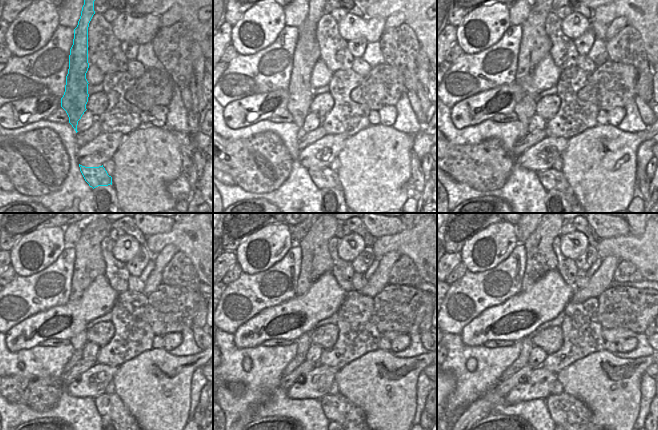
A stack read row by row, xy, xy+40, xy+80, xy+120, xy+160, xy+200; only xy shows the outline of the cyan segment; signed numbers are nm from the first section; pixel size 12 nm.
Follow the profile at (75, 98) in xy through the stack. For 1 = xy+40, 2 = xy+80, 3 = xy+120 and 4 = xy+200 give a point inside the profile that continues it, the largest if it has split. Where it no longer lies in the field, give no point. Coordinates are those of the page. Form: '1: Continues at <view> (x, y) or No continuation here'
1: Continues at xy+40 (307, 51)
2: Continues at xy+80 (535, 43)
3: Continues at xy+120 (89, 263)
4: Continues at xy+200 (540, 258)

